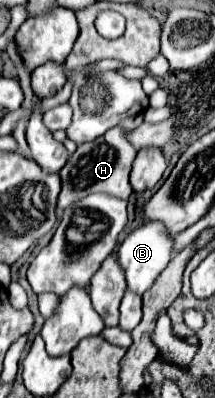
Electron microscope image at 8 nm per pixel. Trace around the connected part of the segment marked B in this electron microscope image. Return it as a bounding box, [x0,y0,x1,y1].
[117,223,173,295]

